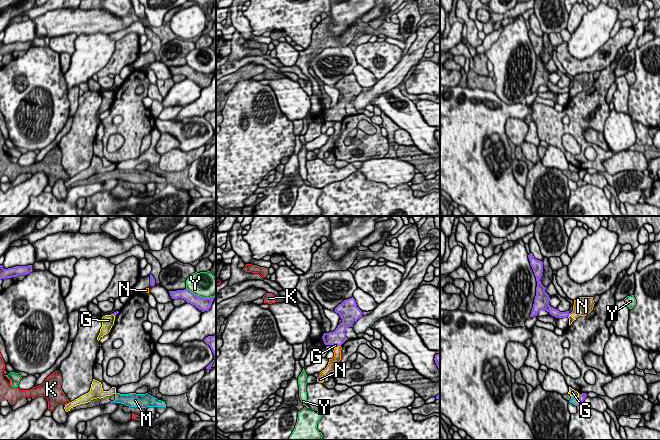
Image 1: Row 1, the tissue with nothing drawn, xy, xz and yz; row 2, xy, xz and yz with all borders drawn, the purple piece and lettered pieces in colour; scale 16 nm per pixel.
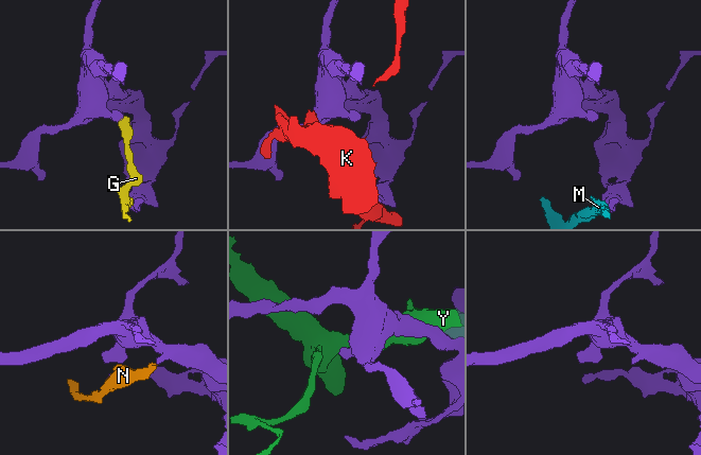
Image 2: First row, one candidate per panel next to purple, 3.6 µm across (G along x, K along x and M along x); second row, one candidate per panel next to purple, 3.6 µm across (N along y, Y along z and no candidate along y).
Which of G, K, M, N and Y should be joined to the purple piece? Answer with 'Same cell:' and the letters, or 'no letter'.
Same cell: no letter

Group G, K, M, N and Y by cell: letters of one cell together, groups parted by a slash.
G N / K / M / Y

